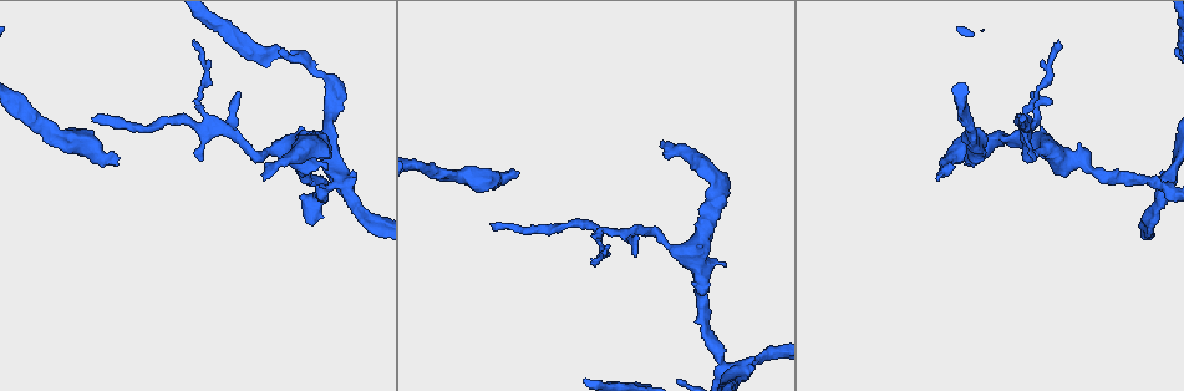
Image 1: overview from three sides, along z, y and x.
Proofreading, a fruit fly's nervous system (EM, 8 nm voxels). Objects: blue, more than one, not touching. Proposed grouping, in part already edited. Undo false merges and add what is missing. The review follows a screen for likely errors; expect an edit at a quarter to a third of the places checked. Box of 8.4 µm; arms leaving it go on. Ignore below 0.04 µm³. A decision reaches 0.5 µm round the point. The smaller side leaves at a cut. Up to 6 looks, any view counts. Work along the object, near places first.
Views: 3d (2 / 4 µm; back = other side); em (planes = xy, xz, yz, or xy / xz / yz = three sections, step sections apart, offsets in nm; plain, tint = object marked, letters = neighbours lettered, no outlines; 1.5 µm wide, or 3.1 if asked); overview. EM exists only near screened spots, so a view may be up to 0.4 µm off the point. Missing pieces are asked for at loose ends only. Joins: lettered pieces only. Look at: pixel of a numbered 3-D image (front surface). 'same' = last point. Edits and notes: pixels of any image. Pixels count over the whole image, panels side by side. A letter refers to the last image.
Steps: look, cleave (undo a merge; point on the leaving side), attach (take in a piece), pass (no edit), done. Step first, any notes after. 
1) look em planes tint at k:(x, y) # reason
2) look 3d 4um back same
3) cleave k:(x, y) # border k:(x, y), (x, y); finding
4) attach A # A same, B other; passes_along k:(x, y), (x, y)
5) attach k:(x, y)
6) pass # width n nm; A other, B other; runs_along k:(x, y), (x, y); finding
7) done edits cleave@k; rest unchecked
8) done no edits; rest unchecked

look em xz step 4 tint at 1:(1032, 157)

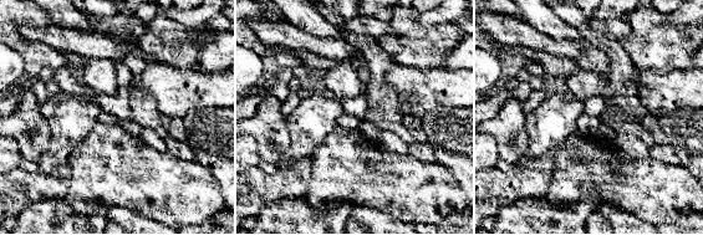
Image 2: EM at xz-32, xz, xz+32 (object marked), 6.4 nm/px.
look em planes letters same # cut it another way

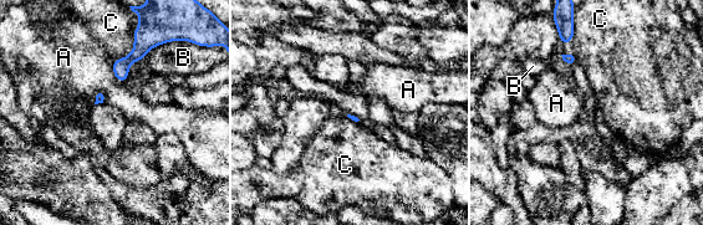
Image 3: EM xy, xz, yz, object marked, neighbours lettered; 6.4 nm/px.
pass # A other, B other, C other; none of them fits

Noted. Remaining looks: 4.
look em planes letters at 1:(969, 166) # an open end

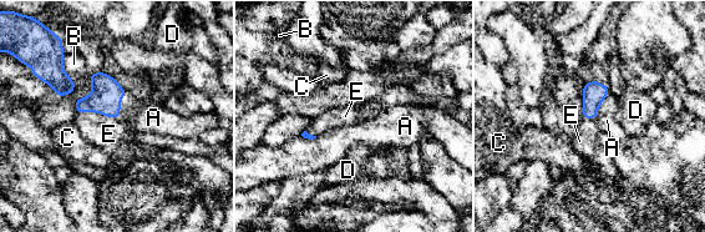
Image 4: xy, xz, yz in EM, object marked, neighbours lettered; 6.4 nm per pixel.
attach E # width 130 nm; A other, B other, C other, D other, E same; passes_along 4:(106, 96), (97, 111), (108, 134); the cell continues

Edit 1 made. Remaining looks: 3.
look overview

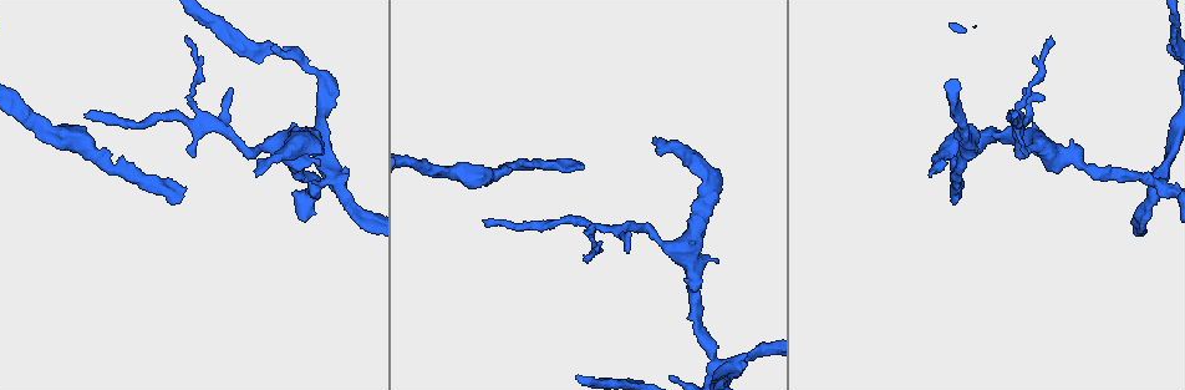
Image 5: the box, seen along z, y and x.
look em planes letters at 5:(727, 369) # abrupt turn

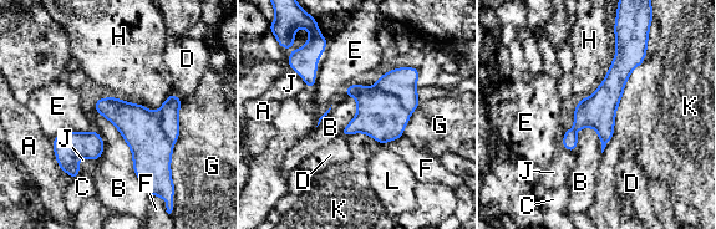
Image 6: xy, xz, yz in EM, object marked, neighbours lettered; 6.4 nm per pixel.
cleave 6:(380, 115) # A other, B other, C other, D other, E other, F other, G other, H other, J other, K other, L other; part_leaving 6:(623, 46), (604, 141); two cells meet here

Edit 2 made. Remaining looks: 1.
done edits attach@4, cleave@6; rest unchecked

